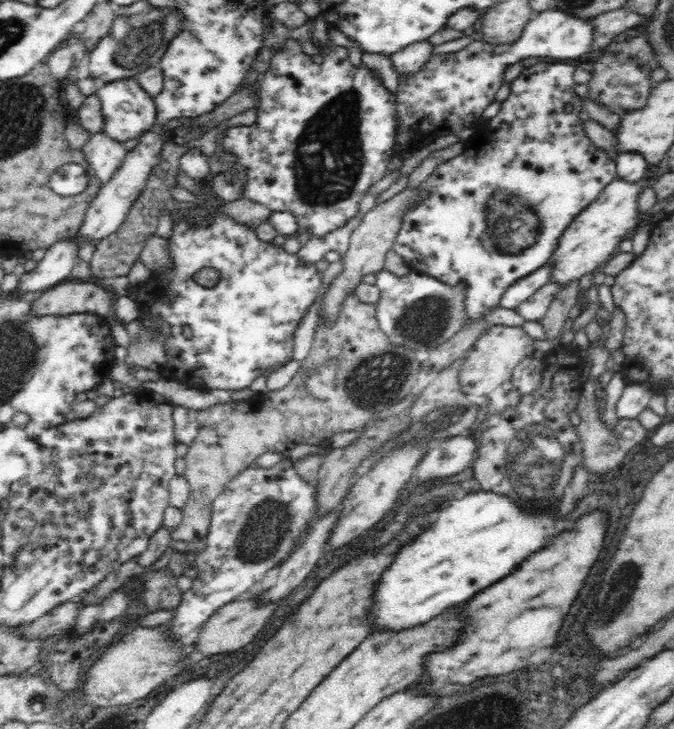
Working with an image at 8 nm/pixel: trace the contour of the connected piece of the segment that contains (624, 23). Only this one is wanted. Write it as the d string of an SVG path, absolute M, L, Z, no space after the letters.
M619 9L605 12L592 19L592 49L603 49L608 46L622 32L633 28L640 22L640 15L627 9Z

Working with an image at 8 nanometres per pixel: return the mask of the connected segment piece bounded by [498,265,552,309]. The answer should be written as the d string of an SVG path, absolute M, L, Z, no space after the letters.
M550 265L540 267L536 272L517 280L511 287L504 291L500 296L498 306L502 308L516 308L518 304L522 304L532 293L535 293L545 284L550 283Z

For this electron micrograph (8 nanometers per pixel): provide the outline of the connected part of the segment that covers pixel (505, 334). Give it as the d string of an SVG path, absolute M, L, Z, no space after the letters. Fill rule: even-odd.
M493 325L488 327L484 334L480 334L473 346L462 358L462 364L458 368L458 380L460 391L464 394L484 394L484 388L498 388L502 382L510 382L516 367L524 358L535 354L530 337L522 327Z

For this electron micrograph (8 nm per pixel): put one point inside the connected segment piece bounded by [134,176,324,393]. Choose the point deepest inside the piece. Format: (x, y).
(226, 336)

